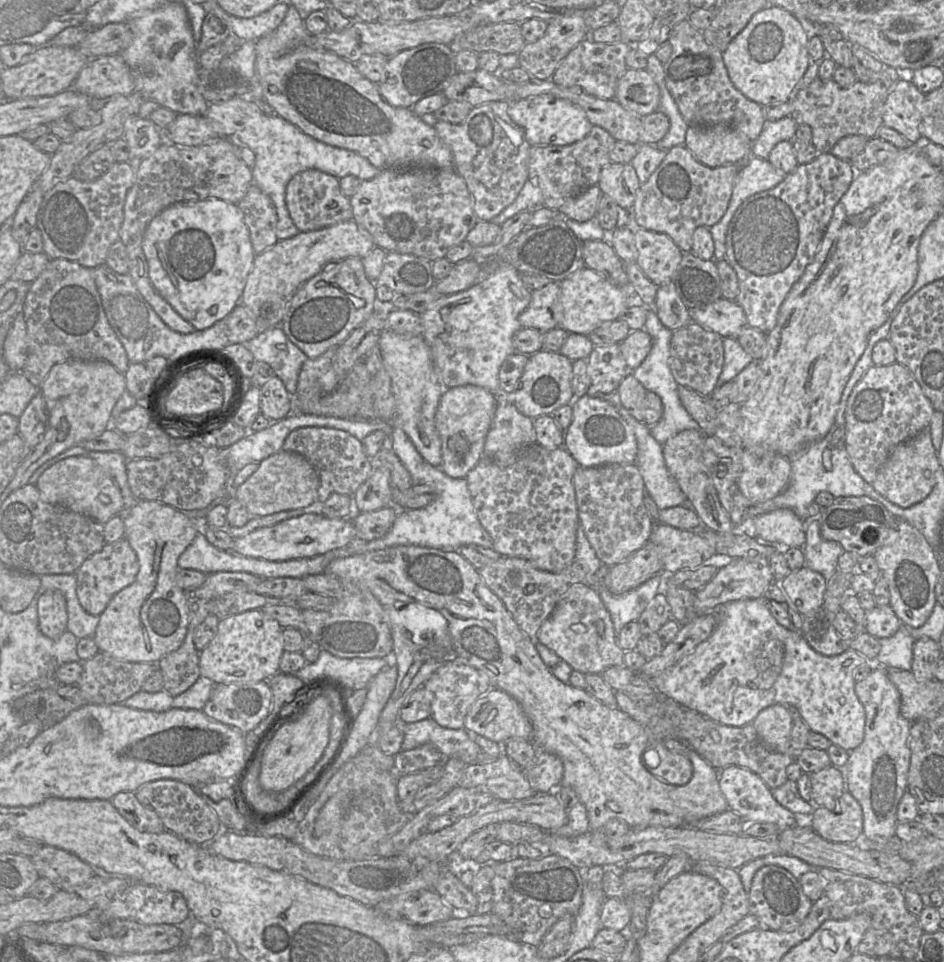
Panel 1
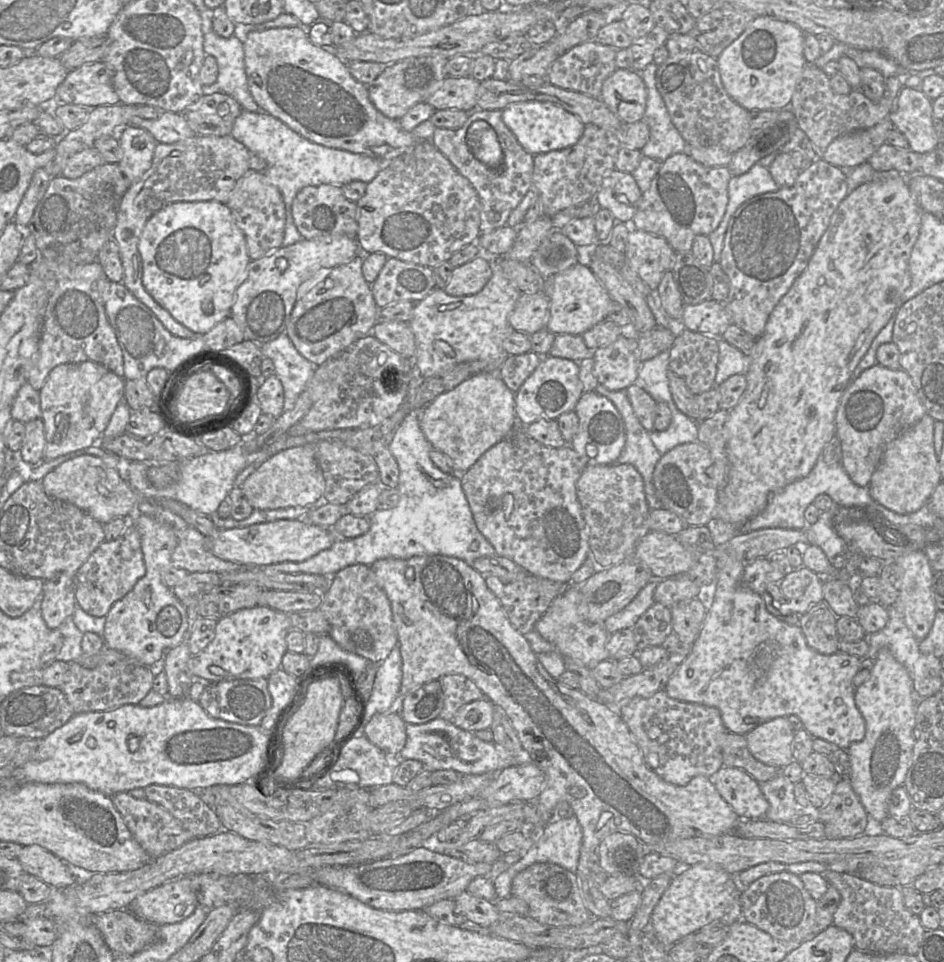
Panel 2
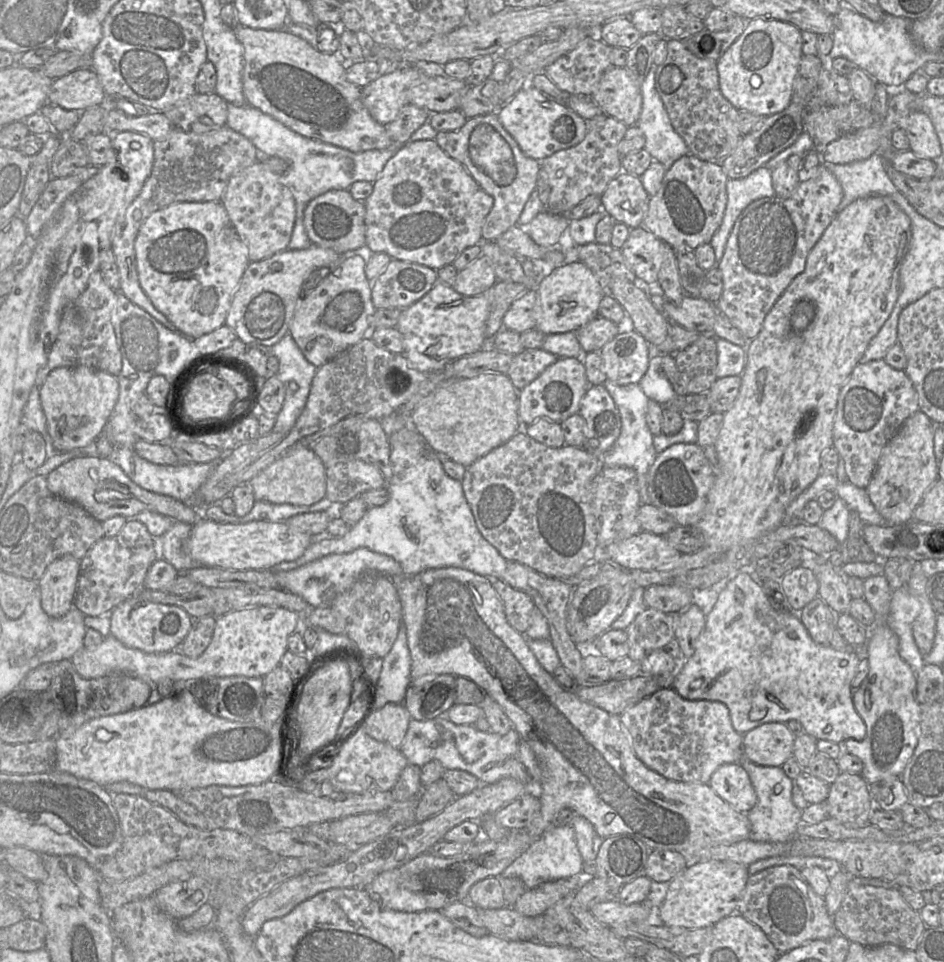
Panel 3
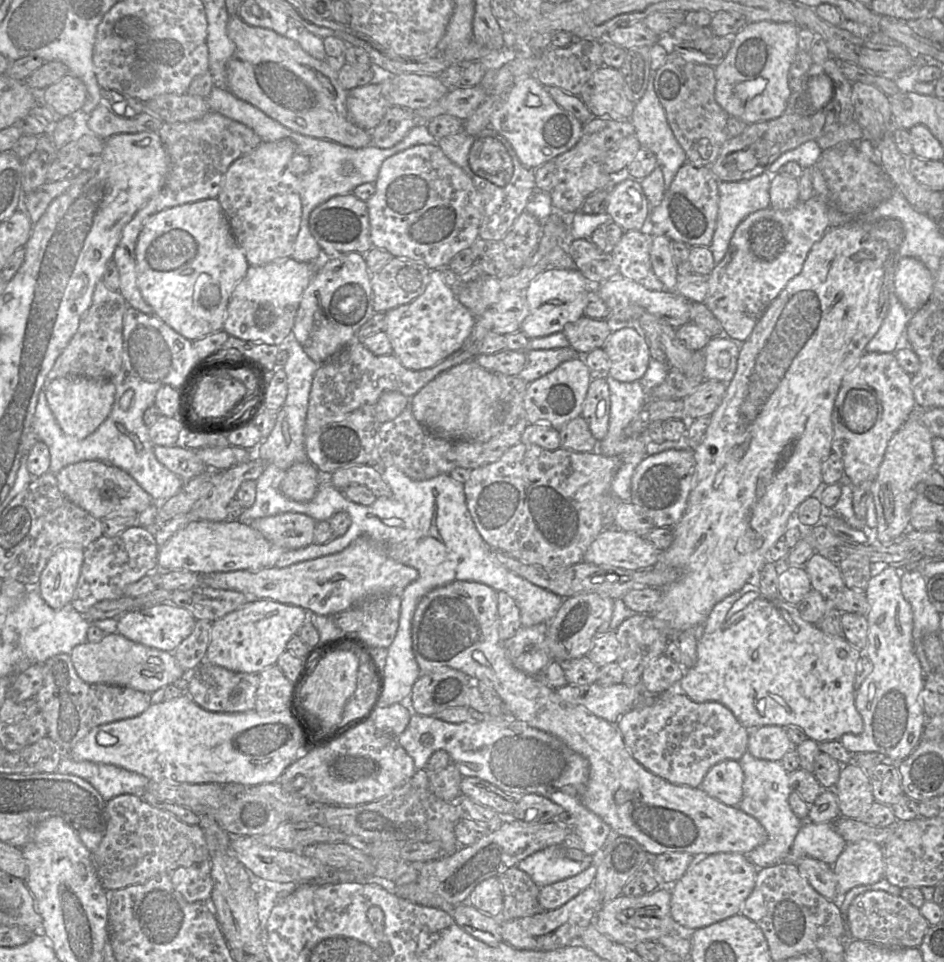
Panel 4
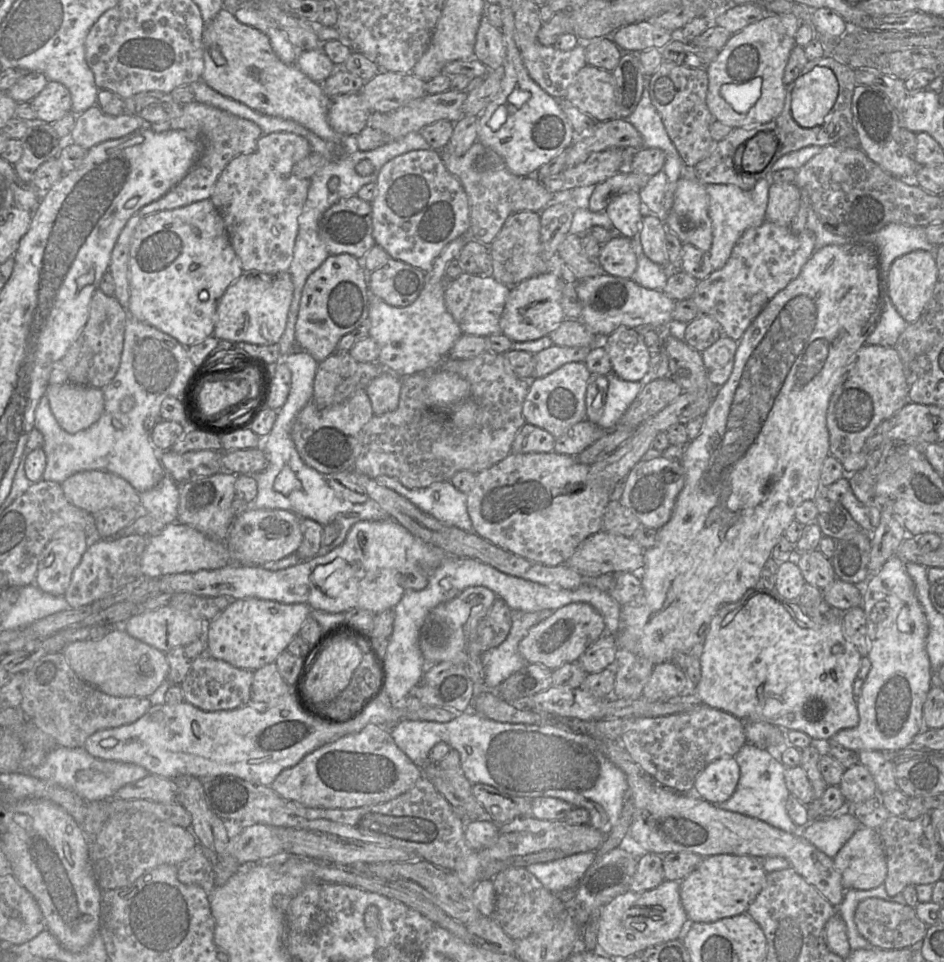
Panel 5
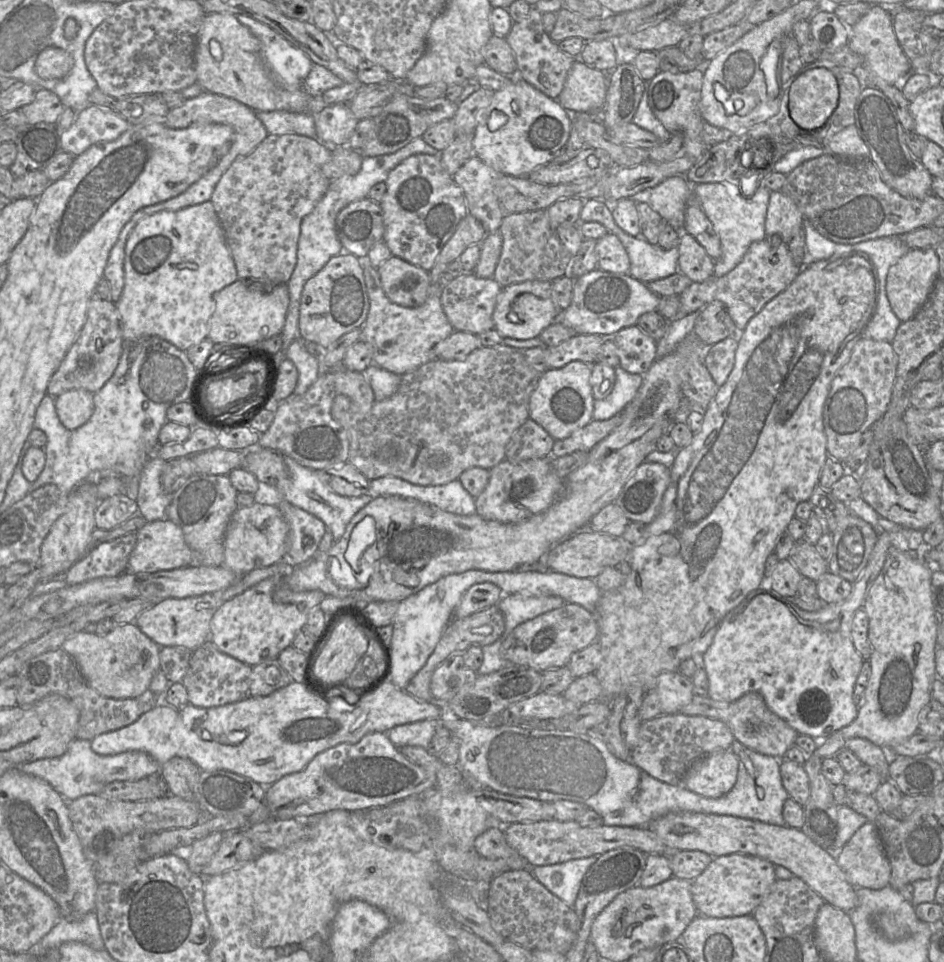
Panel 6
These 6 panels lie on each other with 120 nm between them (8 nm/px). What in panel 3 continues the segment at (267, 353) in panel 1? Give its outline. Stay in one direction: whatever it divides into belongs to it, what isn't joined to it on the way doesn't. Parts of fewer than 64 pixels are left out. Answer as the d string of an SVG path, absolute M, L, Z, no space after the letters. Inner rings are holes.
M289 333L271 347L271 355L279 360L276 376L285 387L284 403L272 431L287 435L306 405L317 367L305 358Z

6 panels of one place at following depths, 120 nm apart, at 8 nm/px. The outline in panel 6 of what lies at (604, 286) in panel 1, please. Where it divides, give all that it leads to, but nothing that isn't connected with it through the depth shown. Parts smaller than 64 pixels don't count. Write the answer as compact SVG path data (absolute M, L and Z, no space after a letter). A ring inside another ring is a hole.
M525 281L503 287L496 301L492 319L502 338L528 340L557 320L558 311L551 298L551 281Z

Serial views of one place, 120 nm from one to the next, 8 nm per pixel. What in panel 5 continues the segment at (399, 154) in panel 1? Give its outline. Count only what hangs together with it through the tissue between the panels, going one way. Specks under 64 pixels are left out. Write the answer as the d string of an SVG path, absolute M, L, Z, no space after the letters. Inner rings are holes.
M223 8L217 14L217 16L206 26L206 30L203 35L203 56L204 56L204 71L203 71L201 80L205 82L208 86L210 86L212 89L214 89L215 91L219 92L220 94L226 97L229 97L238 102L241 102L247 105L248 107L250 107L251 109L254 109L262 114L280 117L287 120L292 120L304 126L314 134L322 138L323 140L330 143L332 146L338 148L339 150L340 150L340 146L348 147L343 144L343 138L332 129L332 127L328 122L328 111L329 111L332 99L325 94L322 88L322 85L320 83L316 83L312 81L297 67L296 64L285 64L284 62L282 62L274 53L268 36L256 28L253 28L251 26L248 26L239 22L235 17L233 10Z

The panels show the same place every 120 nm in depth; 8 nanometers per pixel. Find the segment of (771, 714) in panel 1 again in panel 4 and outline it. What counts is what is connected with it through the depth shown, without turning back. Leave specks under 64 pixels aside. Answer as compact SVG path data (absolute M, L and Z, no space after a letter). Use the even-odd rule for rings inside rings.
M767 725L750 730L747 751L757 759L781 761L795 747L784 727Z

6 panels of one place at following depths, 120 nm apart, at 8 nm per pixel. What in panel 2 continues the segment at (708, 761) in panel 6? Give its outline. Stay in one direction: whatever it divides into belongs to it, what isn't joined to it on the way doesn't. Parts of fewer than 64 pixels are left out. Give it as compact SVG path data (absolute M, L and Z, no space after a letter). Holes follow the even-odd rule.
M722 767L714 774L713 783L740 819L765 817L770 805L760 789L759 782L744 770Z

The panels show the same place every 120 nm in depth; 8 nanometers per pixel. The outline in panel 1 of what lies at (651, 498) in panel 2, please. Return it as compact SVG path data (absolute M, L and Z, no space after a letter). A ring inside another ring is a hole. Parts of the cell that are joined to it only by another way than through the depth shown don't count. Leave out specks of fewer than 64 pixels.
M590 386L586 395L592 398L605 400L612 404L625 422L627 422L633 429L638 447L637 457L634 464L643 478L646 495L649 495L653 499L657 508L663 510L686 504L686 497L666 467L662 453L662 445L651 435L650 427L643 422L637 421L628 413L628 411L622 406L617 393L599 393L595 388Z

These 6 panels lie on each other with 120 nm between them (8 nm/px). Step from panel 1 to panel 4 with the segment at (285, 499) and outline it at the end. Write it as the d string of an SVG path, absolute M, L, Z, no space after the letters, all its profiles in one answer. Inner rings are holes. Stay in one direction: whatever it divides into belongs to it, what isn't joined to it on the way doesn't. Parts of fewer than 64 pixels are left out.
M310 462L295 463L289 467L279 484L279 491L288 499L306 503L315 496L322 474Z

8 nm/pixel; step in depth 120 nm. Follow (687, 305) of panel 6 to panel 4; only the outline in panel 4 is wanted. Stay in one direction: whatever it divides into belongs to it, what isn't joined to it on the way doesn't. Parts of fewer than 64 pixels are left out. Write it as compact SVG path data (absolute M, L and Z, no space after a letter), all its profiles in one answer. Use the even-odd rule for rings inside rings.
M816 197L798 202L790 210L768 207L748 215L736 228L723 260L708 275L708 291L704 304L718 319L728 339L745 341L768 306L787 283L803 268L812 246L820 241L830 227L828 205Z

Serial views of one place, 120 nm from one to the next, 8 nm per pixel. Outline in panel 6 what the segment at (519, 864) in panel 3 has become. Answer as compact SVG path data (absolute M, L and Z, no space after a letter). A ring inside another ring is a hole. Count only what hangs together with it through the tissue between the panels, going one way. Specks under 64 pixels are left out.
M600 855L530 867L533 876L565 904L573 907L582 879Z

